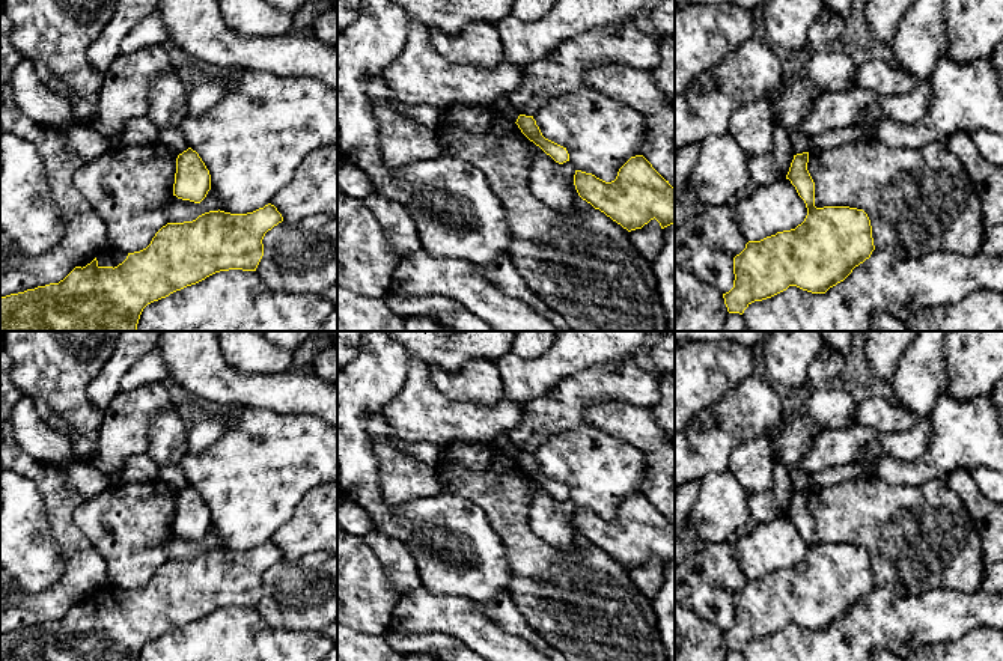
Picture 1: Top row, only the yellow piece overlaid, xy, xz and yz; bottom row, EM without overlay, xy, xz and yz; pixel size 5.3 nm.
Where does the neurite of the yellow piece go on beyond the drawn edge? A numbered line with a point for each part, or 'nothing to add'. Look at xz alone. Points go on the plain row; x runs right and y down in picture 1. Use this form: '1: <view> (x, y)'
nothing to add

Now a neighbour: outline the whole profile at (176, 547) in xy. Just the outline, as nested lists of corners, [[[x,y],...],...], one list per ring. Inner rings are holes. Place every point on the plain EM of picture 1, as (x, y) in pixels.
[[[211,527],[208,528],[206,535],[200,541],[182,538],[173,533],[169,539],[166,539],[161,544],[161,550],[169,560],[193,559],[199,553],[209,548],[218,548],[217,538]]]

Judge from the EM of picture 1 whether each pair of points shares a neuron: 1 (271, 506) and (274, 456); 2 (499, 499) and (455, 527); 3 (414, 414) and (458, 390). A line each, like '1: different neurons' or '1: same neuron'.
1: same neuron
2: different neurons
3: different neurons

